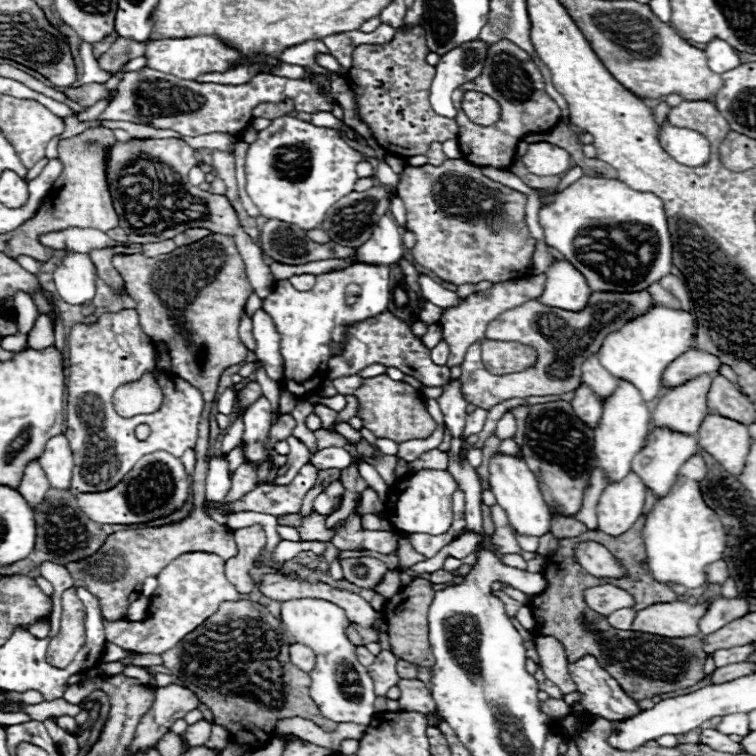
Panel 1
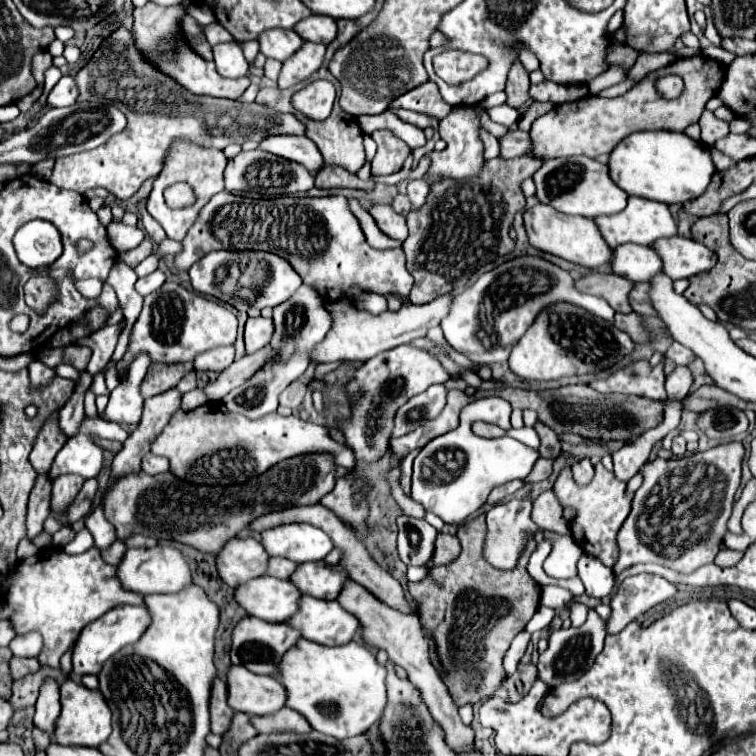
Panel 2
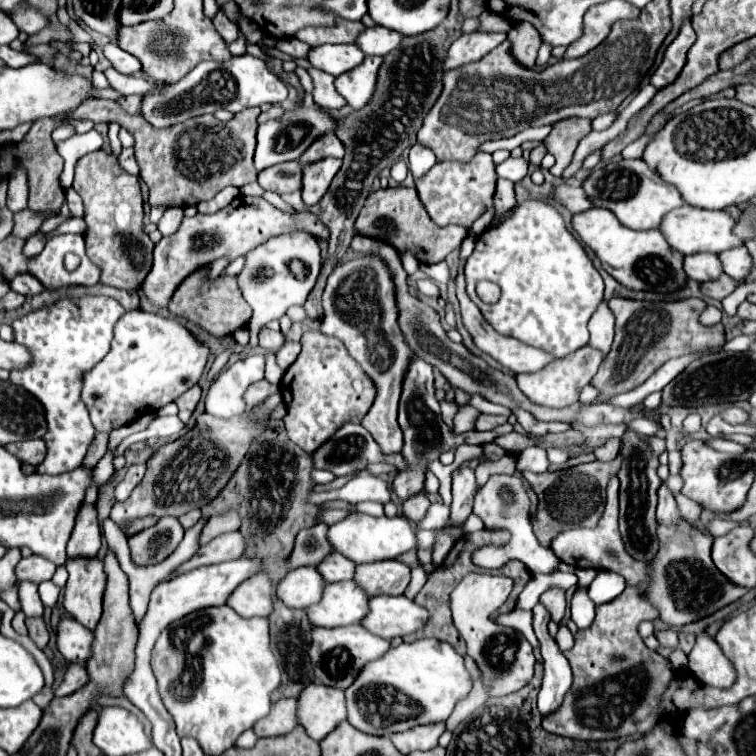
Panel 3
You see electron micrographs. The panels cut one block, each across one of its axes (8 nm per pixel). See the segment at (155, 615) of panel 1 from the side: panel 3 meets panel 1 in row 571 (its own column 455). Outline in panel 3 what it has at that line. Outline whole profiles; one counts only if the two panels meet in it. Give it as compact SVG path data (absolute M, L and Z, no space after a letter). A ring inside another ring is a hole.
M476 154L472 162L460 164L460 162L442 162L436 164L428 174L416 180L416 190L426 206L430 218L438 226L458 224L464 228L470 228L476 218L480 218L490 206L492 196L496 188L496 170L492 162L492 154Z

